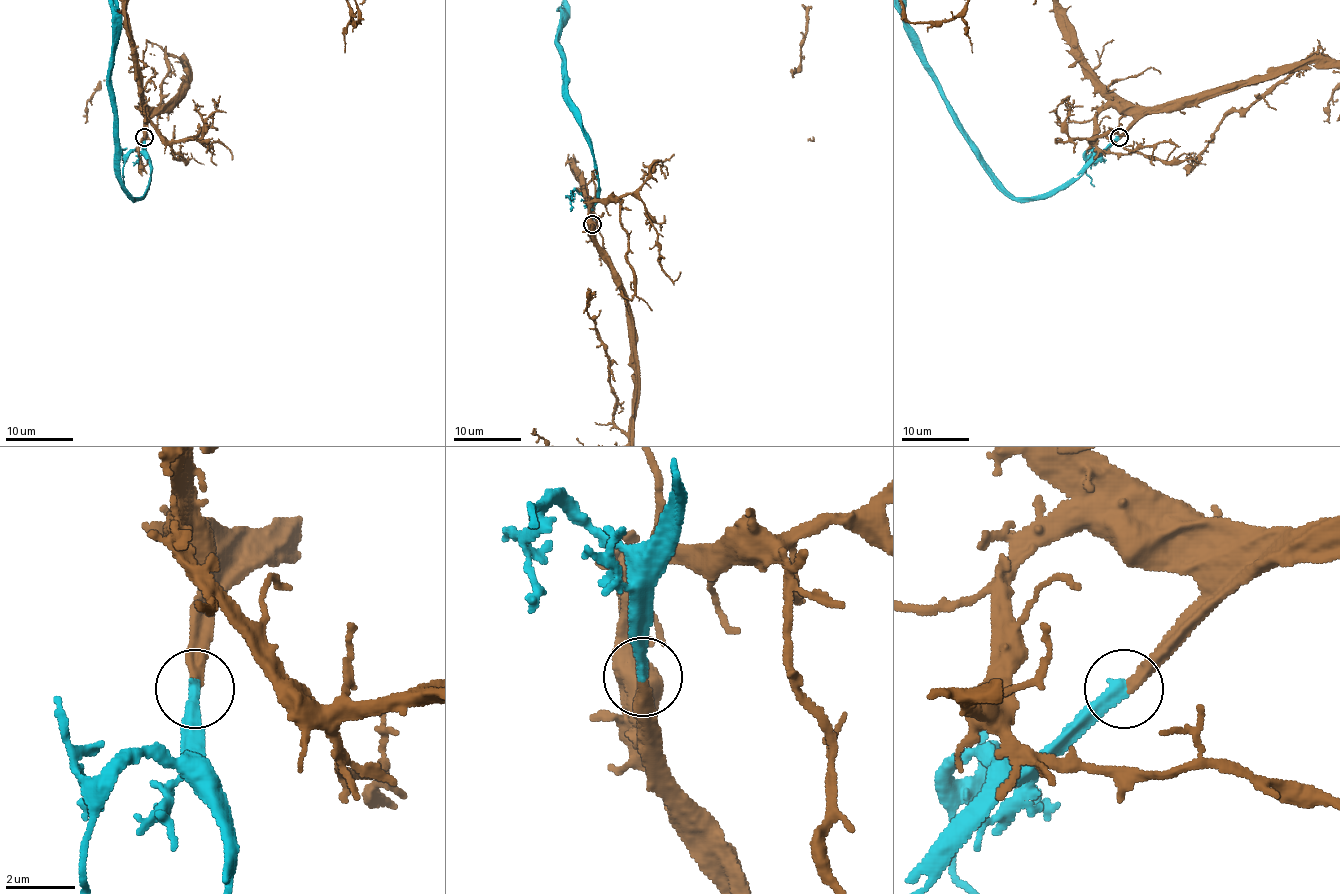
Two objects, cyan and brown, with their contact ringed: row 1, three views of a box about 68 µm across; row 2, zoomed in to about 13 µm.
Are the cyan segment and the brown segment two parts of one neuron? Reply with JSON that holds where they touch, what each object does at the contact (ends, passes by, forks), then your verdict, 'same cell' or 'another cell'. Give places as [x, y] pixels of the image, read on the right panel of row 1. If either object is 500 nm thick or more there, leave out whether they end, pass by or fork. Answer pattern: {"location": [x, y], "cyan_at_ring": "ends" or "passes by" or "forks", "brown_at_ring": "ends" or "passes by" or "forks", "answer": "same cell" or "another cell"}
{"location": [1119, 137], "cyan_at_ring": "ends", "brown_at_ring": "ends", "answer": "same cell"}

